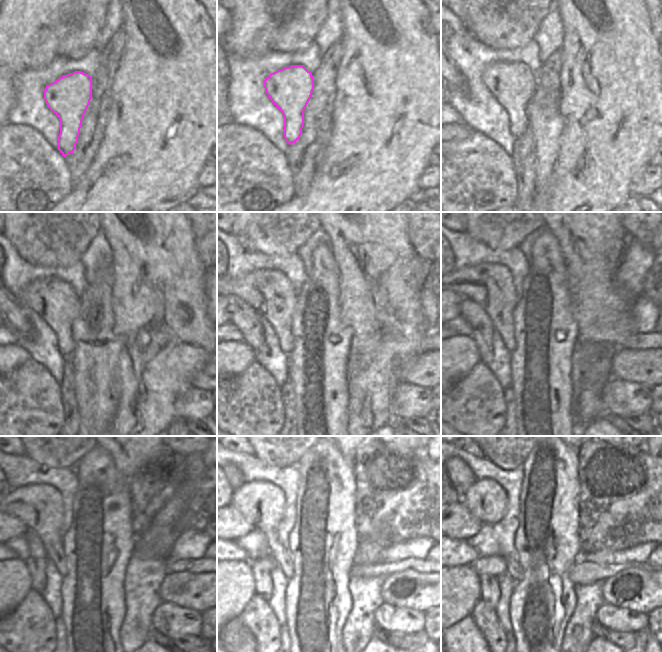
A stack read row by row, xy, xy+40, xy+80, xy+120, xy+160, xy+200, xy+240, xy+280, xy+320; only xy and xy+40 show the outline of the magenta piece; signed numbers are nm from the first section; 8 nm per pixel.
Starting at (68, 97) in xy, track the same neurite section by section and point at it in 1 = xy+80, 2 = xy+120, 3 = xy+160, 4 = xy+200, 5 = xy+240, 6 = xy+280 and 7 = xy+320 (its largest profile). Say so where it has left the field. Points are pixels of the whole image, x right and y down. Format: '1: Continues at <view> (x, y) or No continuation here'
1: Continues at xy+80 (513, 85)
2: Continues at xy+120 (55, 300)
3: Continues at xy+160 (268, 291)
4: Continues at xy+200 (490, 285)
5: Continues at xy+240 (40, 507)
6: Continues at xy+280 (261, 503)
7: Continues at xy+320 (486, 499)

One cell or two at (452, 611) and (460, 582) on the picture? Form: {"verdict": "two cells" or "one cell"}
{"verdict": "one cell"}

